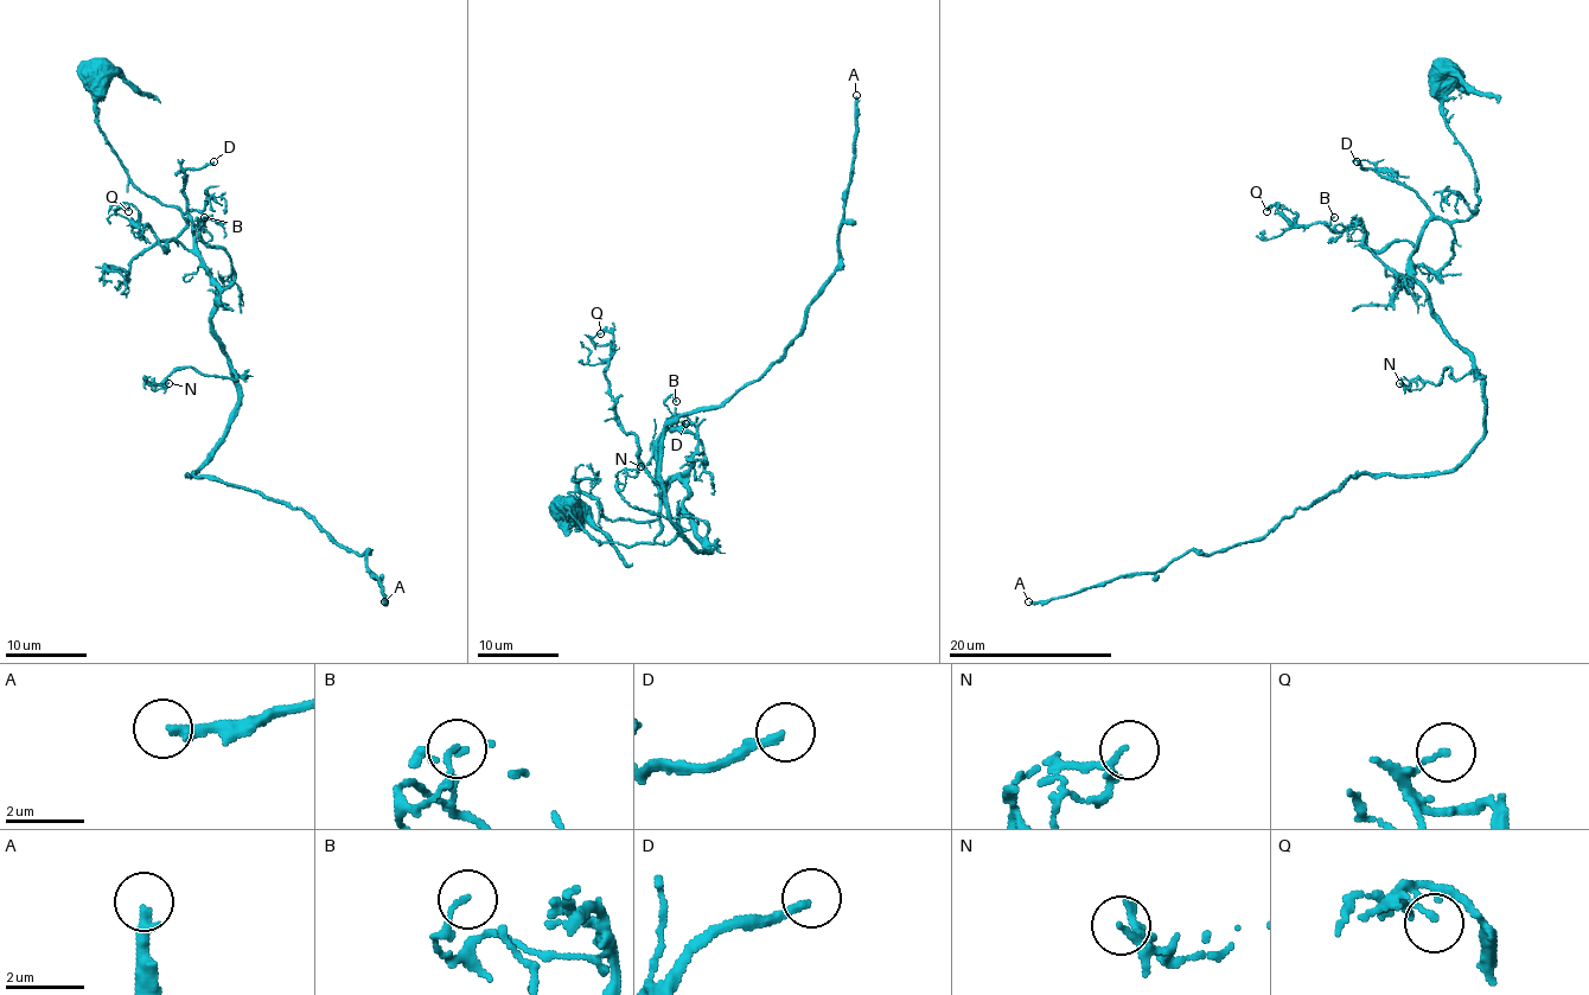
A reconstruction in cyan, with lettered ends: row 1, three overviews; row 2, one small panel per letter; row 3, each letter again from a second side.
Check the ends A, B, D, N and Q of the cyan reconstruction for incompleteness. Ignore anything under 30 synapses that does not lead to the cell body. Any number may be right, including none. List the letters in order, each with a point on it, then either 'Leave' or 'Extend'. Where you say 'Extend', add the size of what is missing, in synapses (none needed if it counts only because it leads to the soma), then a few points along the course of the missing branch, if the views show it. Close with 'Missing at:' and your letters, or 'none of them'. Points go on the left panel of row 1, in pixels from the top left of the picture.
A: Place: (384, 601). Extend. Roughly 650 synapses
B: Place: (204, 217). Leave
D: Place: (214, 161). Leave
N: Place: (168, 383). Leave
Q: Place: (128, 211). Leave
Missing at: A

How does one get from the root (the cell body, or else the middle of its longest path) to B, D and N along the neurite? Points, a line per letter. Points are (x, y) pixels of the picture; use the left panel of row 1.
B: (95, 74), (100, 131), (136, 186), (193, 223), (199, 266), (218, 282), (230, 257), (191, 225), (204, 217)
D: (95, 74), (100, 131), (128, 178), (146, 195), (177, 206), (187, 221), (183, 174), (214, 161)
N: (95, 74), (100, 131), (193, 223), (216, 287), (235, 378), (177, 367), (148, 384), (168, 383)

